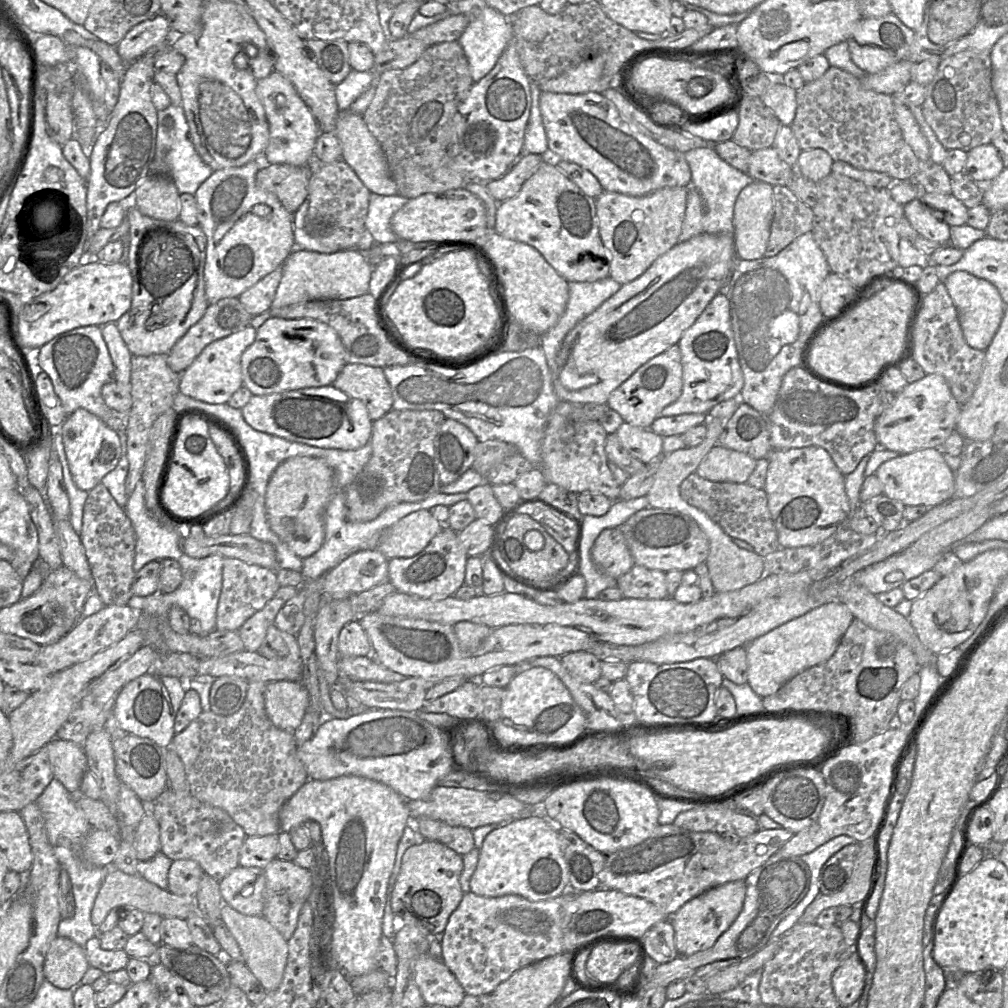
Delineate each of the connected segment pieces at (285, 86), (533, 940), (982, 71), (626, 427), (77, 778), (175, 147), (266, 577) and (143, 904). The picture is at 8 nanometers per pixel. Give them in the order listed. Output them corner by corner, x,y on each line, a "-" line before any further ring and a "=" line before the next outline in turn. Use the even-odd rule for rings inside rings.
272,71
258,81
256,94
265,109
269,124
269,144
262,155
262,163
310,166
315,161
314,149
322,132
314,114
294,85
279,72
=
568,889
565,893
558,896
557,898
543,901
530,901
518,895
504,895
500,897
490,898
478,896
472,892
464,893
459,906
451,914
446,928
441,935
442,961
454,974
457,981
460,983
463,990
465,991
465,994
478,996
493,993
497,986
507,980
517,970
544,958
564,953
563,937
565,932
565,906
574,899
576,893
581,892
574,892
571,891
571,889
=
966,50
943,59
933,80
926,86
926,96
921,105
923,116
936,134
940,143
947,149
961,149
965,152
992,142
1003,131
1000,110
992,89
992,65
990,52
=
625,421
616,431
622,446
645,465
662,456
663,437
650,429
639,428
=
59,738
52,739
45,745
57,779
71,795
79,793
83,775
88,771
87,758
82,747
=
170,105
168,108
158,111
158,129
154,159
163,159
164,163
168,164
170,178
174,181
180,194
195,194
199,186
214,172
200,157
191,140
189,125
182,105
-
167,117
173,118
174,123
172,127
165,125
=
224,558
216,630
238,631
251,616
264,608
279,587
275,571
235,558
=
110,867
92,908
91,921
93,925
98,928
108,913
116,907
136,908
145,914
159,914
163,918
178,917
185,920
196,911
194,898
175,895
147,881
139,874
129,875
115,867

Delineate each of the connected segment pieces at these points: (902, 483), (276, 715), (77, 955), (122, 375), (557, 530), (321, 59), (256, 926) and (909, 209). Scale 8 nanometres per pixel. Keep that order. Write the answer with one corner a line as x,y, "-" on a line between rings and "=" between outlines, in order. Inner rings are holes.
926,448
902,454
882,463
875,472
883,485
883,494
905,506
940,505
954,497
954,472
938,448
=
300,682
267,683
264,692
265,711
273,725
294,732
309,709
308,690
=
57,936
50,944
44,961
44,977
60,989
74,990
89,968
84,947
=
107,323
101,327
102,336
107,345
114,366
114,381
130,385
132,354
126,346
116,323
=
541,501
522,503
518,513
526,514
537,521
565,551
570,554
577,531
576,520
=
304,40
311,58
334,84
341,83
350,73
348,43
342,40
=
228,905
220,909
221,922
239,945
243,963
260,981
267,992
276,990
283,979
288,958
287,941
263,916
244,915
=
913,199
903,206
904,216
920,236
941,245
950,243
950,226
943,221
943,212
931,213
931,208
920,199

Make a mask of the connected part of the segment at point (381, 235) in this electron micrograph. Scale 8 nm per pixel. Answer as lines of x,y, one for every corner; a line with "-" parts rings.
374,192
370,193
366,229
371,232
377,244
401,240
391,227
391,218
408,200
399,194
381,195

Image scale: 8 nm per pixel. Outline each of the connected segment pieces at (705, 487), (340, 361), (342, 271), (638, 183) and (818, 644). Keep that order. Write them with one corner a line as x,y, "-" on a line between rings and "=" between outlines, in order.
698,474
689,475
680,485
682,498
690,505
704,511
730,537
751,544
754,551
762,557
780,548
776,526
768,507
764,489
746,483
713,482
=
269,318
257,329
255,341
241,357
243,385
257,396
333,385
346,364
346,351
338,333
311,318
=
295,248
282,265
282,279
269,311
313,300
344,300
369,292
372,266
358,249
319,253
=
541,91
540,110
548,148
553,154
551,161
556,163
556,167
558,160
565,160
590,171
603,191
643,196
666,187
691,185
691,170
684,153
667,148
633,129
621,118
615,105
601,93
565,94
=
840,601
823,604
754,639
746,646
748,684
761,698
776,693
802,671
827,661
836,651
853,614

